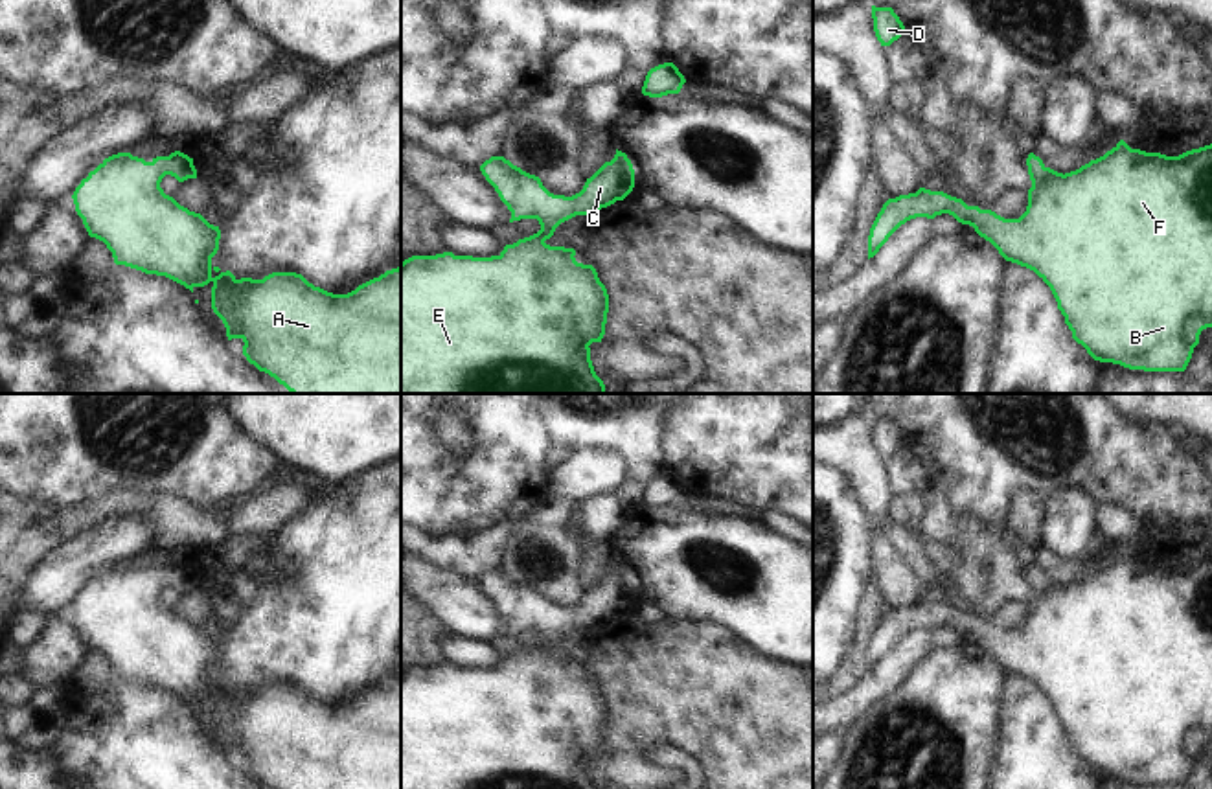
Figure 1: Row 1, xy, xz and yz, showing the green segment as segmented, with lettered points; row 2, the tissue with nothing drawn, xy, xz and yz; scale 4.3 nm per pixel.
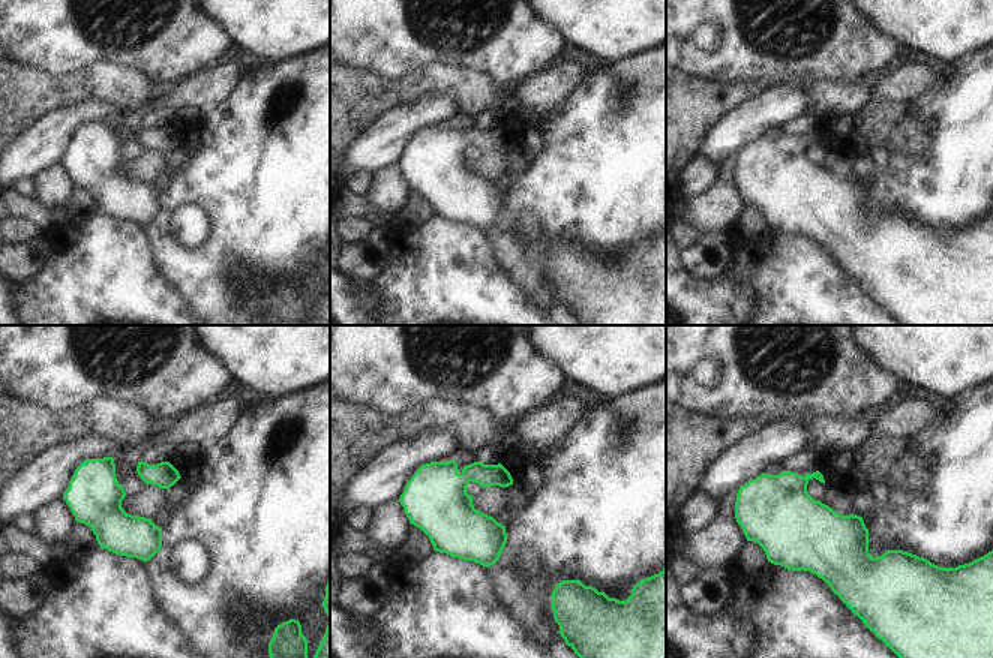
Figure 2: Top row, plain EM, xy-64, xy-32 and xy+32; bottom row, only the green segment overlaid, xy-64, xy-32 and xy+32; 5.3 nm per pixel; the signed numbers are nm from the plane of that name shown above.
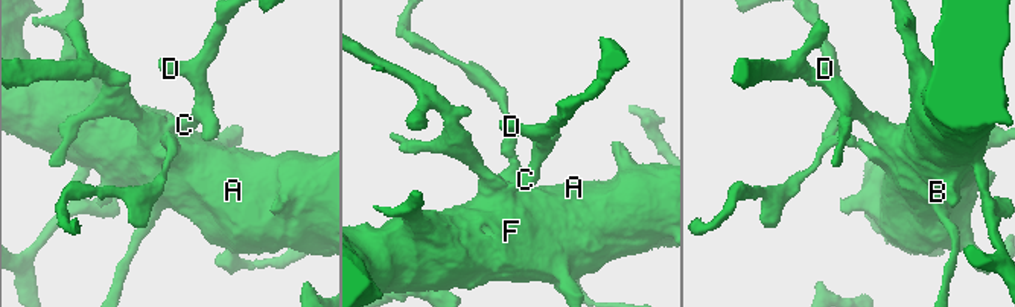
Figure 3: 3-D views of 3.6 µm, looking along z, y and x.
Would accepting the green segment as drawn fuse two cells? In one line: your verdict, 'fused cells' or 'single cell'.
single cell

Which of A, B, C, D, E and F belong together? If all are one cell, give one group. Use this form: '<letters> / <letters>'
A B C D E F

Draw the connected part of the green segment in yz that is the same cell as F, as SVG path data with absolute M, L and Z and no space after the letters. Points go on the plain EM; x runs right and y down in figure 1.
M1120 552L1103 568L1070 585L1058 585L1034 565L1026 570L1032 600L1019 631L967 618L943 603L920 600L888 611L868 647L868 671L907 633L949 625L969 636L1012 675L1034 682L1052 703L1072 750L1100 774L1144 783L1184 783L1203 741L1212 739L1212 555L1179 568L1131 561Z

